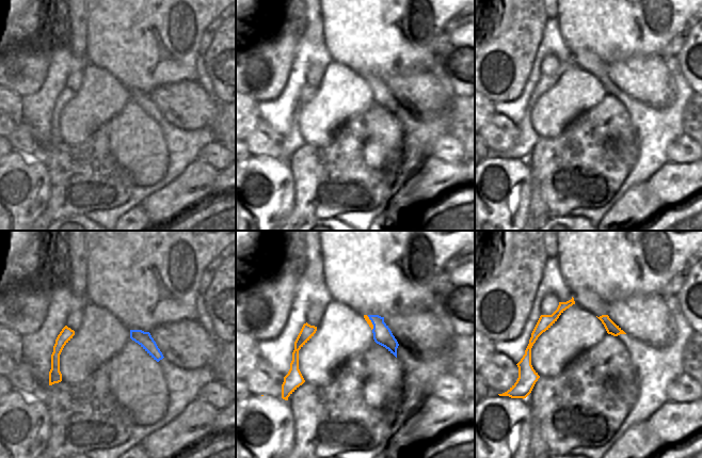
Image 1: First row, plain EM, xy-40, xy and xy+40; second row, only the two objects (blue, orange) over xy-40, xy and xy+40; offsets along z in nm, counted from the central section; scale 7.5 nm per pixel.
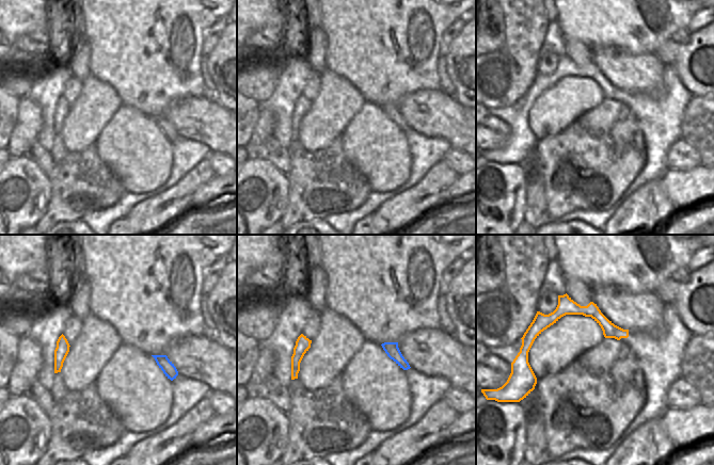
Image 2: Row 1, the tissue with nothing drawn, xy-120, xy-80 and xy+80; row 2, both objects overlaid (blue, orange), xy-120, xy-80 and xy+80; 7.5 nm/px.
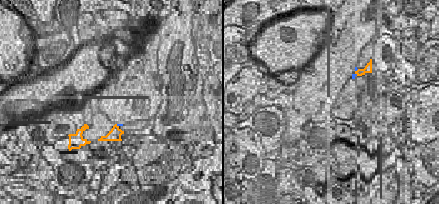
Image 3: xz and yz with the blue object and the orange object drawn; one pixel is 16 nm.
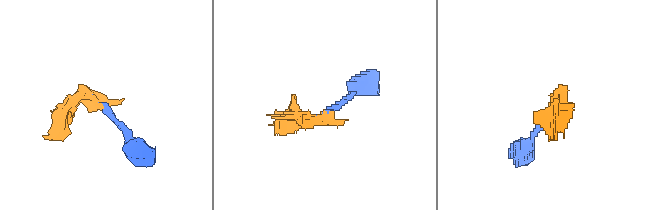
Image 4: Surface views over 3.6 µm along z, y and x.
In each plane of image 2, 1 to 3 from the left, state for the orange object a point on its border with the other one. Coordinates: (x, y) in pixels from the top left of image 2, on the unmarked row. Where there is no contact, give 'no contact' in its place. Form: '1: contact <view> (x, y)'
1: no contact
2: no contact
3: no contact

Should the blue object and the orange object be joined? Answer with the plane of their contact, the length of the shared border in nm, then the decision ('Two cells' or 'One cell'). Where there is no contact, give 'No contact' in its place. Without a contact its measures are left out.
Touches blue in xy. Shared border 110 nm. Two cells.

